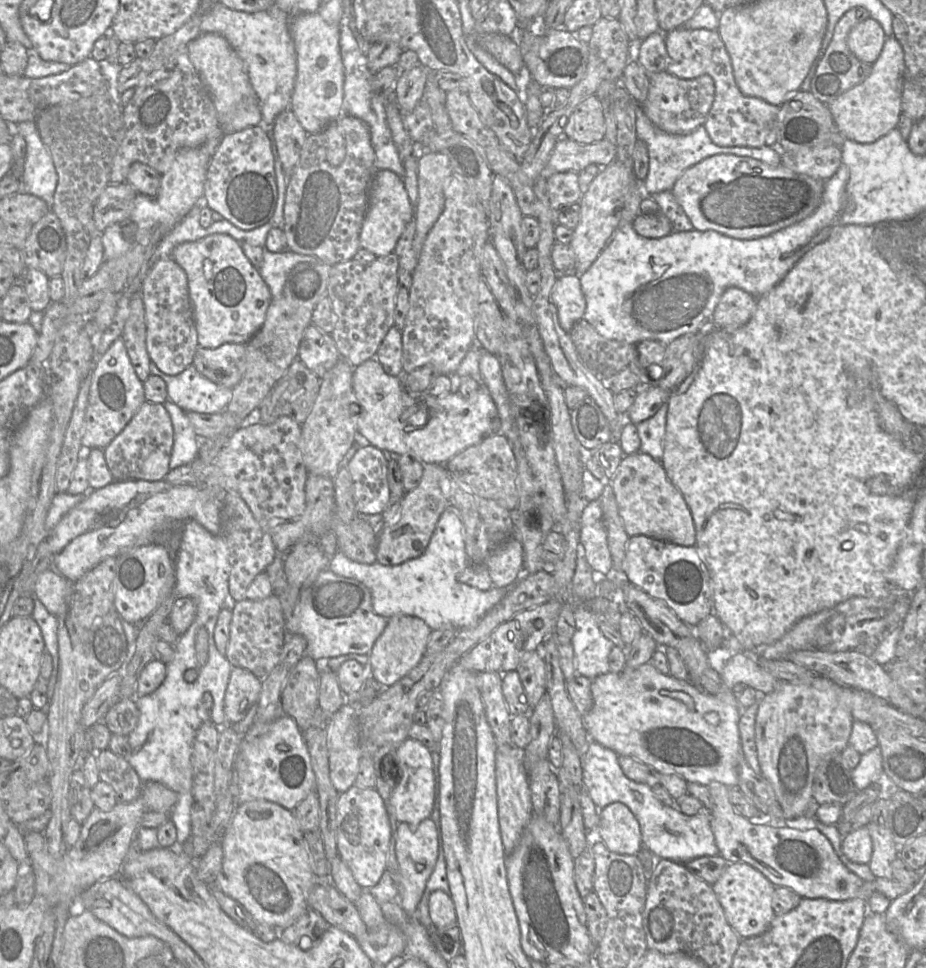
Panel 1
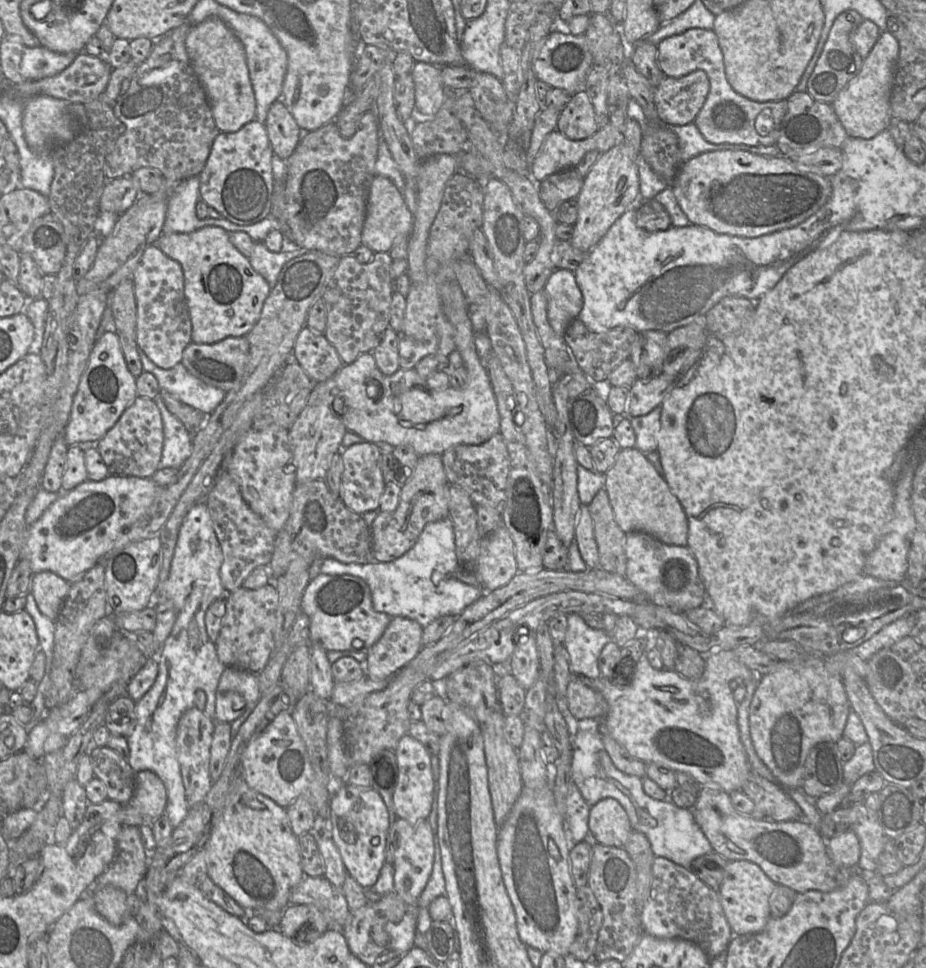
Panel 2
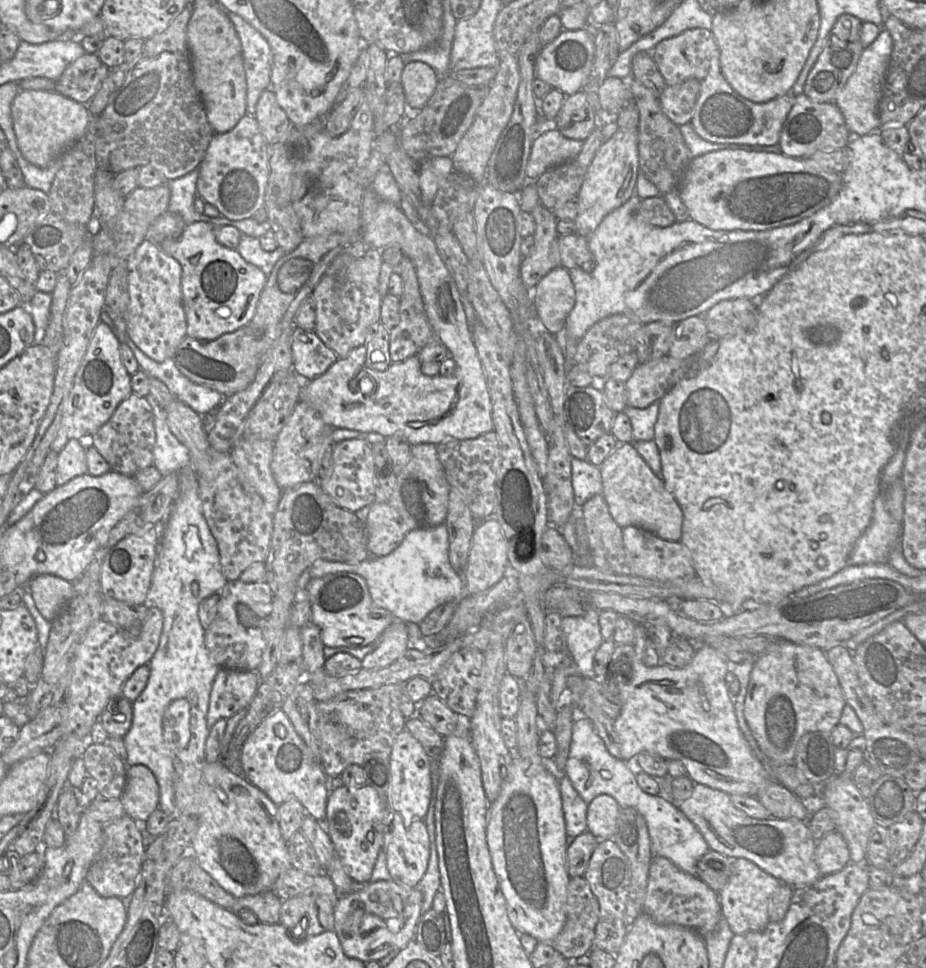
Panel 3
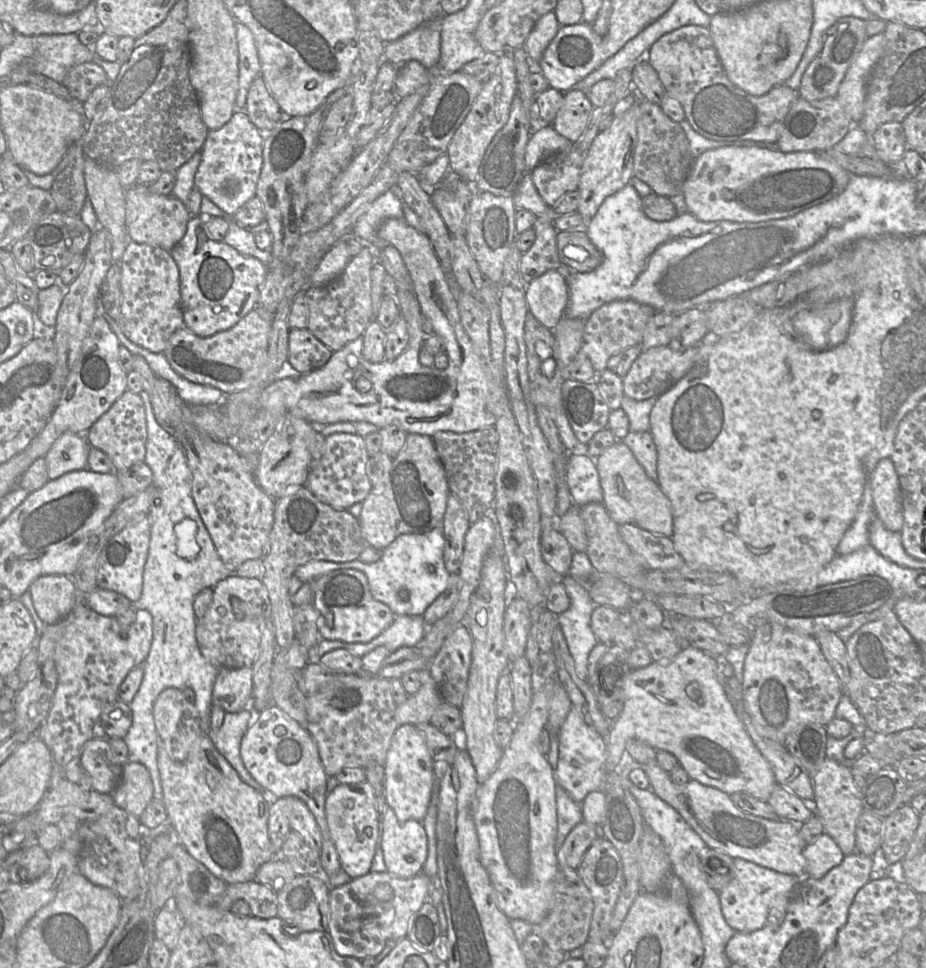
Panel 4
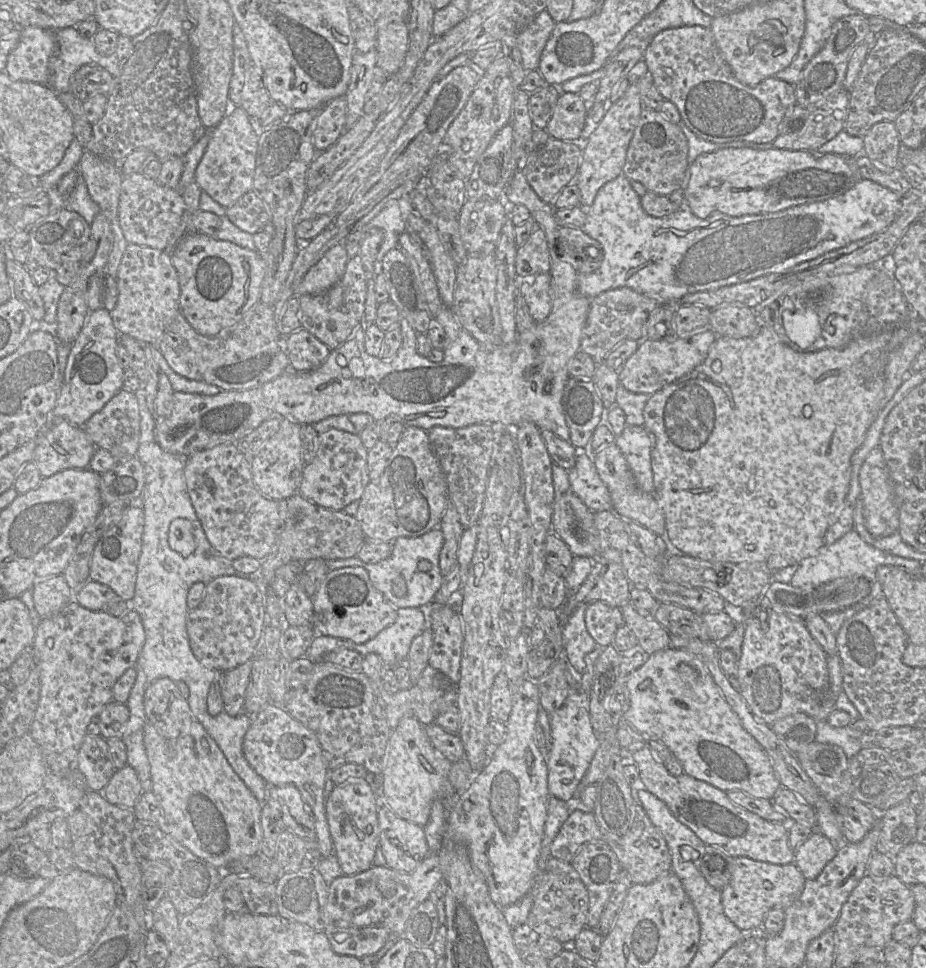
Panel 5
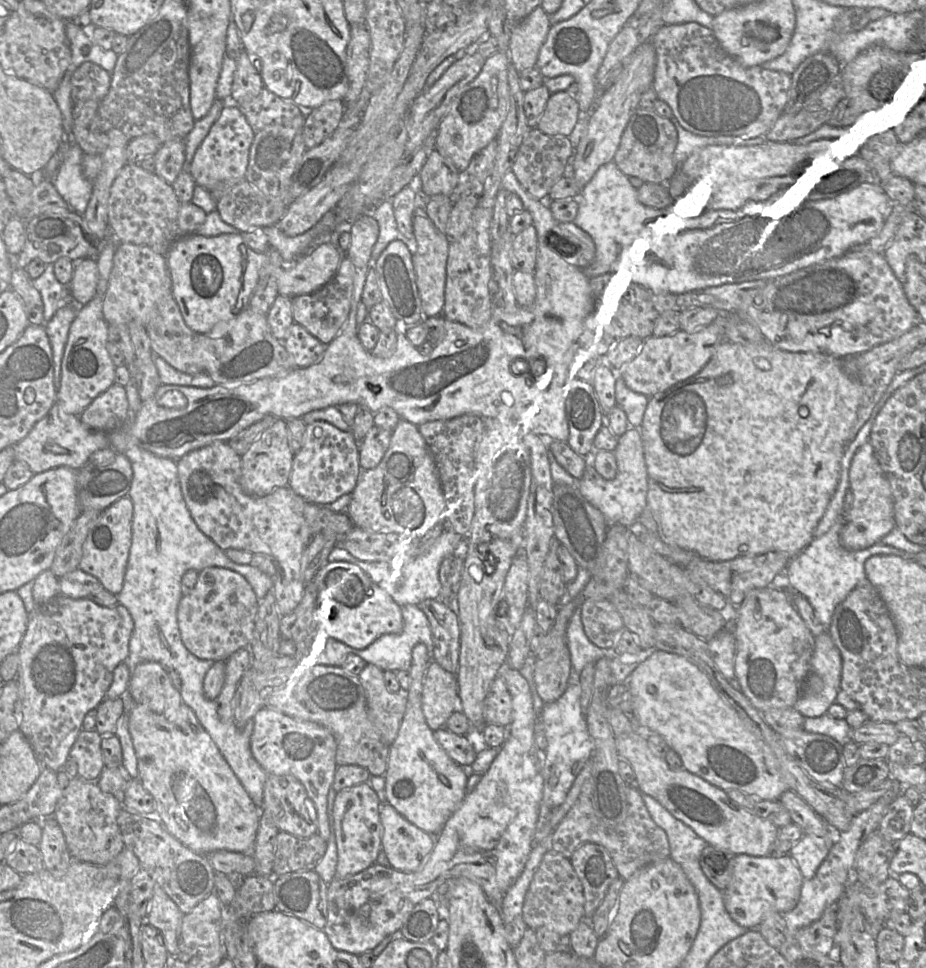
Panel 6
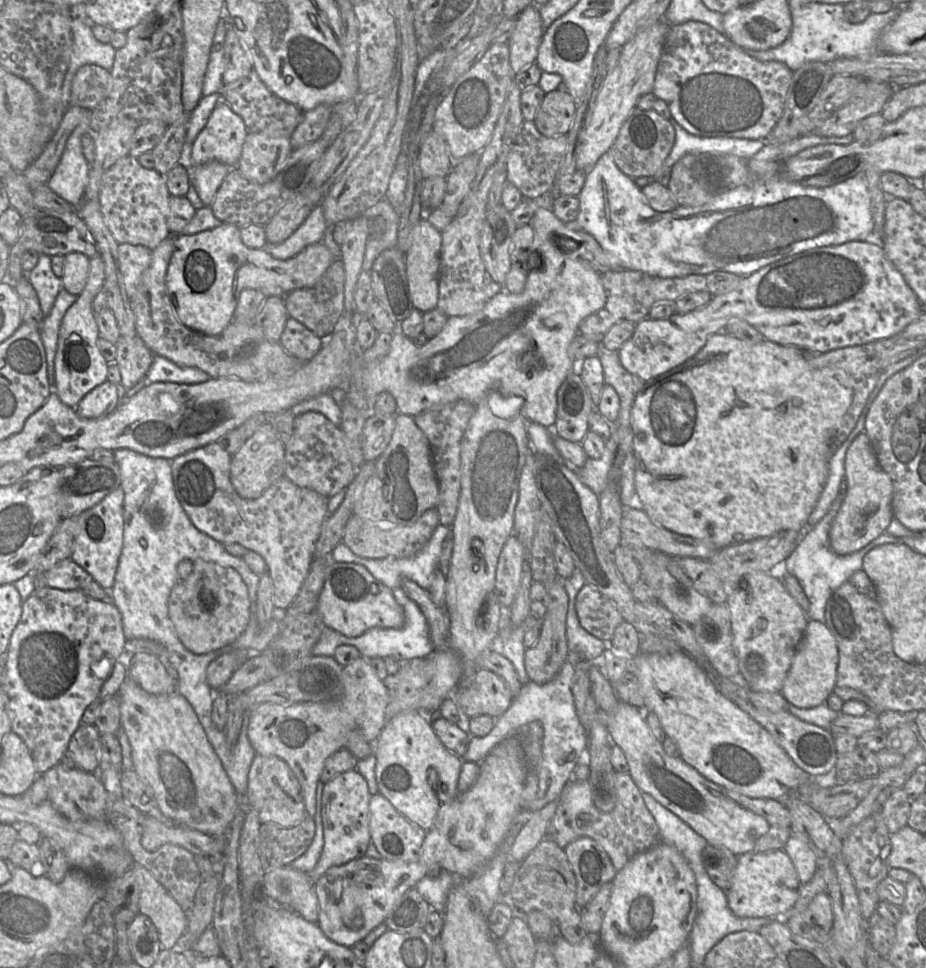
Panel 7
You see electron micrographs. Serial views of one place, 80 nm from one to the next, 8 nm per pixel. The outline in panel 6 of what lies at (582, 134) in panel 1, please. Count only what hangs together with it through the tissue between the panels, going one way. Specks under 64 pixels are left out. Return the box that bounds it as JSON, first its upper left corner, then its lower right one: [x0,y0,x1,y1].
[537,91,581,138]

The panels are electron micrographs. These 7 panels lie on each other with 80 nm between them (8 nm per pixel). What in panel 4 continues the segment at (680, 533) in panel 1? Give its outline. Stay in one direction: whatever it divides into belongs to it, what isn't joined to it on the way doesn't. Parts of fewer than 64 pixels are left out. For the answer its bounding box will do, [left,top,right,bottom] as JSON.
[595,441,673,537]

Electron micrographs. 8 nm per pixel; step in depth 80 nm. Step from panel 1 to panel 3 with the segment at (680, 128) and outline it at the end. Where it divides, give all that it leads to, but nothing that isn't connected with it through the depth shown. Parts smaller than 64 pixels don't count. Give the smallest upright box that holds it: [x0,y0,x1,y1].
[659,78,701,126]

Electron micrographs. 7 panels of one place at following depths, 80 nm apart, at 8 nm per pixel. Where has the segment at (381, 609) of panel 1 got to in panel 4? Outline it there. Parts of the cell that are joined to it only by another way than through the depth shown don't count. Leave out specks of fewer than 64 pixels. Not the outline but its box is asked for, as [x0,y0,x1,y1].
[294,525,450,616]

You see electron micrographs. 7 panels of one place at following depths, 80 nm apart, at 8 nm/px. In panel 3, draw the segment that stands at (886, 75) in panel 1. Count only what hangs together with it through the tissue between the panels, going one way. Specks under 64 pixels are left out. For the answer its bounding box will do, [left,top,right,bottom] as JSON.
[834,29,893,136]

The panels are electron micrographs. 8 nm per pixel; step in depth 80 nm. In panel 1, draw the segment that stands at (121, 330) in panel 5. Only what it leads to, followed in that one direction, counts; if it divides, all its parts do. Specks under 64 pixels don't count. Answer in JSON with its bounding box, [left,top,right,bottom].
[140,258,199,375]

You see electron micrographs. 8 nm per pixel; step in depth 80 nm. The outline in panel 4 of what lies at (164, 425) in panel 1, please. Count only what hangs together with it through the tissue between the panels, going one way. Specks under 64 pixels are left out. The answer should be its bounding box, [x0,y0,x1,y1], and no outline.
[86,391,147,471]

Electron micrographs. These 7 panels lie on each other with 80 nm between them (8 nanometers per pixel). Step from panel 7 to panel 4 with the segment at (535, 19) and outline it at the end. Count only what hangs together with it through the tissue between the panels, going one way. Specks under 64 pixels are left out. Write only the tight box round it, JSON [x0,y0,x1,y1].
[523,12,559,65]

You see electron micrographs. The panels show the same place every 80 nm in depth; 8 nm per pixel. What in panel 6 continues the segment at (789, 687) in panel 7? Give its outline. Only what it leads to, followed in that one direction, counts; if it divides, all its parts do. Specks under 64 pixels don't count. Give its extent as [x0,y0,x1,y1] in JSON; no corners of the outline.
[793,631,842,717]

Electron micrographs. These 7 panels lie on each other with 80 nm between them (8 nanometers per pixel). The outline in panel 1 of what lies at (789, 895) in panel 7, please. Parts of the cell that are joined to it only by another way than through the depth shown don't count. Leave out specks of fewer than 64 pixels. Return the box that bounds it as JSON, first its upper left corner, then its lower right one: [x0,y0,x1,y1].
[712,863,775,939]

